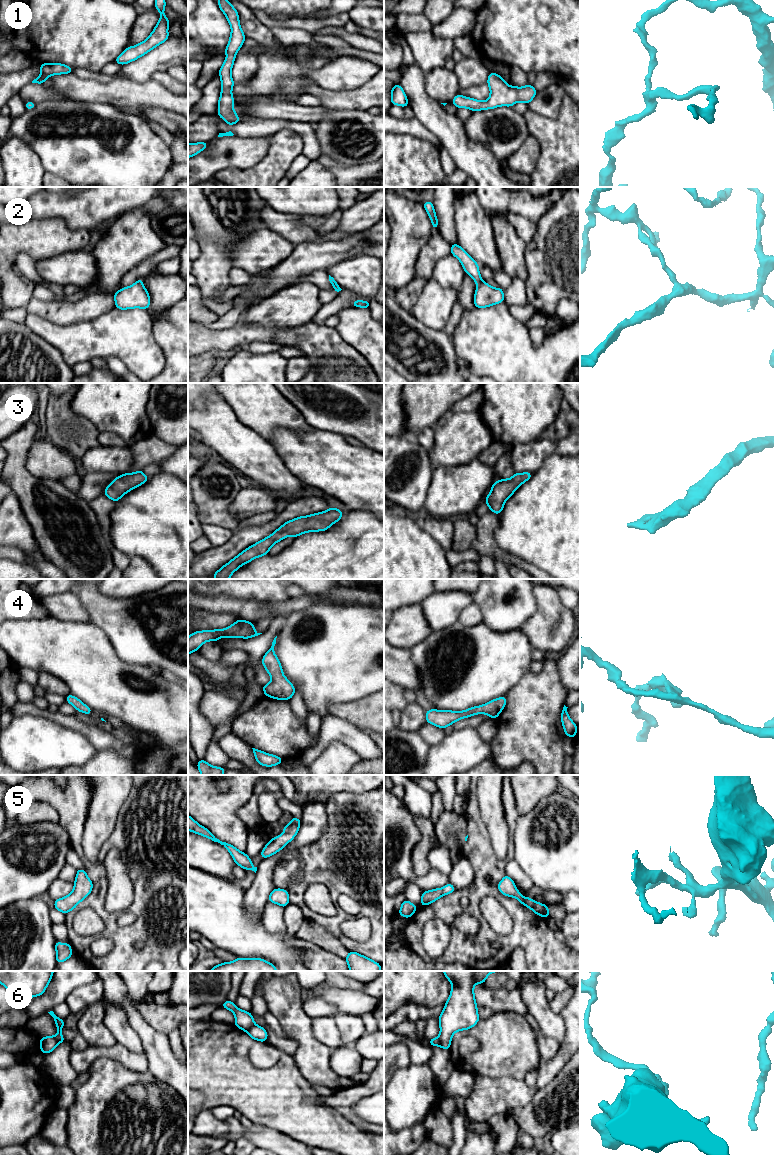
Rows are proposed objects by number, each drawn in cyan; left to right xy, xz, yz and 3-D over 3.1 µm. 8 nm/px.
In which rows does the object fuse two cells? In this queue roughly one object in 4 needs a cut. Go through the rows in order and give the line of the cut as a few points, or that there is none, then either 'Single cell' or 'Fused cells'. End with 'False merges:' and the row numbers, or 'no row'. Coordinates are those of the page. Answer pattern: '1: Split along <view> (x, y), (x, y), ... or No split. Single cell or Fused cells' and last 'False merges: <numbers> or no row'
1: No split. Single cell
2: Split along yz (483, 282), (477, 284). Fused cells
3: No split. Single cell
4: No split. Single cell
5: No split. Single cell
6: Split along xz (254, 1023), (246, 1031). Fused cells
False merges: 2, 6

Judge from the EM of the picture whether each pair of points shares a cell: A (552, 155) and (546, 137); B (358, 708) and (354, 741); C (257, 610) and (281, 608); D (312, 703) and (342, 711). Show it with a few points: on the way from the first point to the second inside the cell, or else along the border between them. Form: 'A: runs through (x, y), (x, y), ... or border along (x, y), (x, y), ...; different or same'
A: runs through (552, 151), (552, 143), (550, 141); same
B: border along (334, 716), (344, 718), (359, 728); different
C: runs through (263, 610), (275, 610); same
D: border along (350, 701), (331, 704), (327, 710); different

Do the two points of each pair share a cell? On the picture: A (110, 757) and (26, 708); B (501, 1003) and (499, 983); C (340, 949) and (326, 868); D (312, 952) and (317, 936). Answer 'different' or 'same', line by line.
A: different
B: different
C: different
D: different

